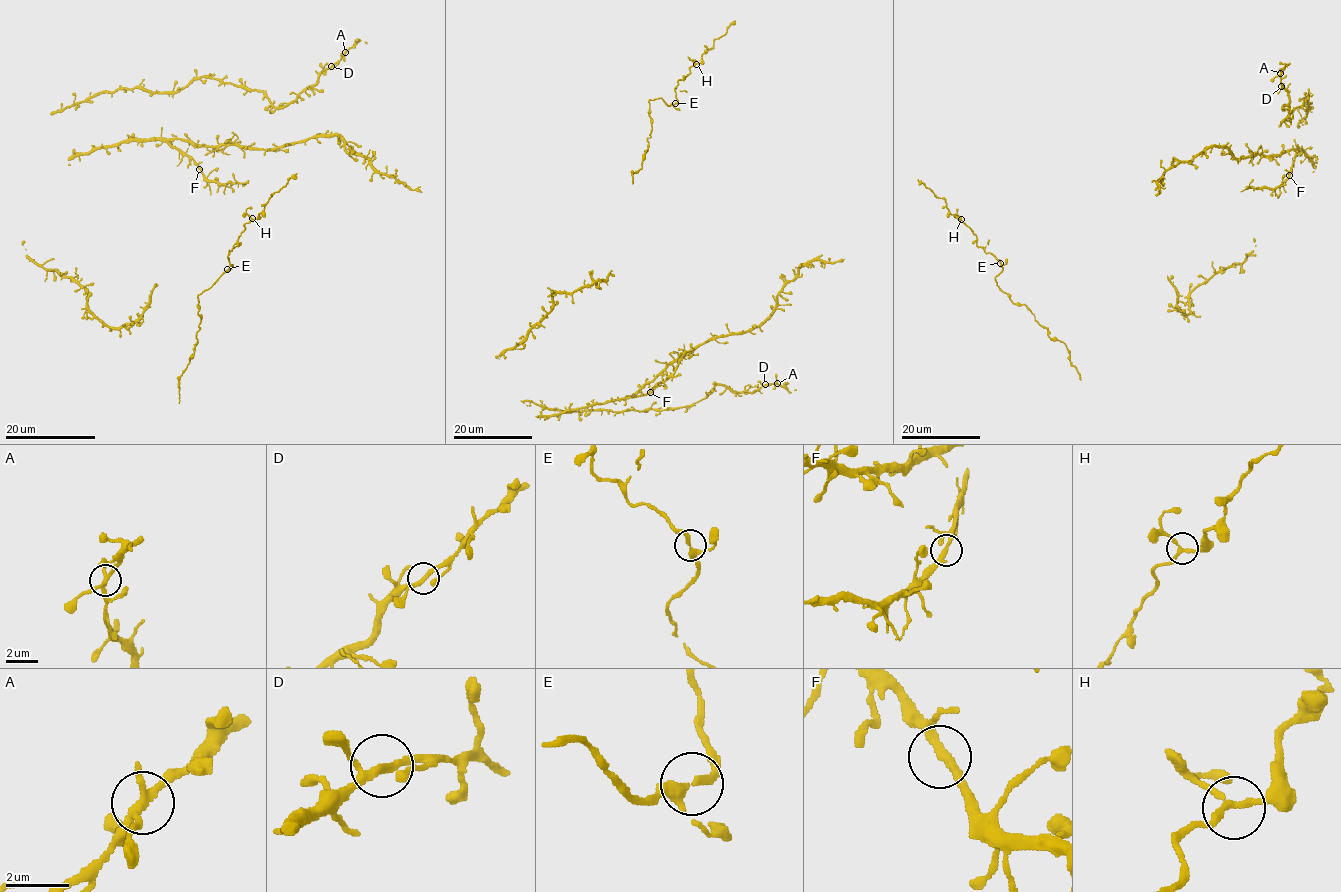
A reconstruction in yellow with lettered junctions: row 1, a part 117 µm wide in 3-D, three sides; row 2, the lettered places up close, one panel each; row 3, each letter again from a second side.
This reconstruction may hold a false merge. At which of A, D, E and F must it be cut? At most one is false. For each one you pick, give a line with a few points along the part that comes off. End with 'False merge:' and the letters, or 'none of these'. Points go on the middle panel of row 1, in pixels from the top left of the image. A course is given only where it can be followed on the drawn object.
False merge: none of these

